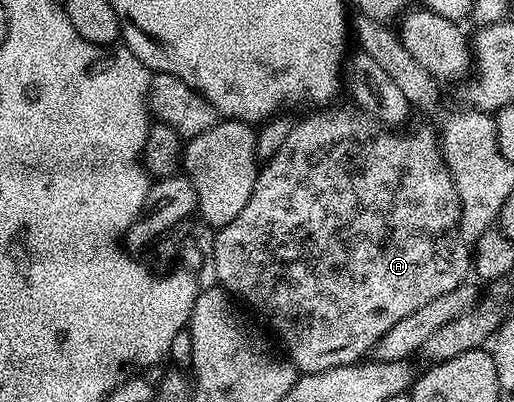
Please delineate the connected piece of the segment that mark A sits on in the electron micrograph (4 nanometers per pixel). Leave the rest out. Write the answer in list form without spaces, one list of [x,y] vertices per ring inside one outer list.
[[[328,105],[316,109],[313,115],[304,120],[293,122],[290,137],[285,143],[257,170],[254,189],[250,193],[250,201],[242,208],[242,213],[234,217],[226,226],[215,232],[216,240],[210,247],[210,266],[214,279],[229,295],[241,304],[249,303],[270,326],[276,330],[278,338],[284,342],[287,358],[297,372],[313,375],[335,367],[351,367],[361,362],[364,355],[373,350],[376,342],[386,334],[402,317],[410,317],[414,309],[422,309],[434,297],[442,297],[442,293],[450,293],[465,282],[470,275],[470,255],[465,244],[460,242],[460,202],[454,189],[454,181],[444,164],[444,154],[440,151],[440,141],[435,130],[420,127],[417,131],[393,129],[384,126],[376,119],[365,115],[355,106],[336,107]]]

